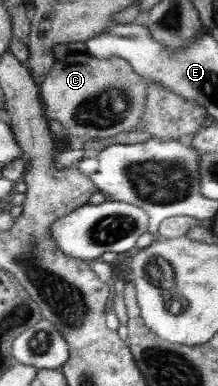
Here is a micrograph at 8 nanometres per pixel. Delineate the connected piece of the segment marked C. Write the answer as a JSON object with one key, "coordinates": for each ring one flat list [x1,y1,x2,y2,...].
{"coordinates":[[86,50,70,52,60,60,53,60,52,68,38,85,45,119,56,119,64,127,65,134,86,140,136,131,148,96,148,83,128,61,114,55,96,58]]}

